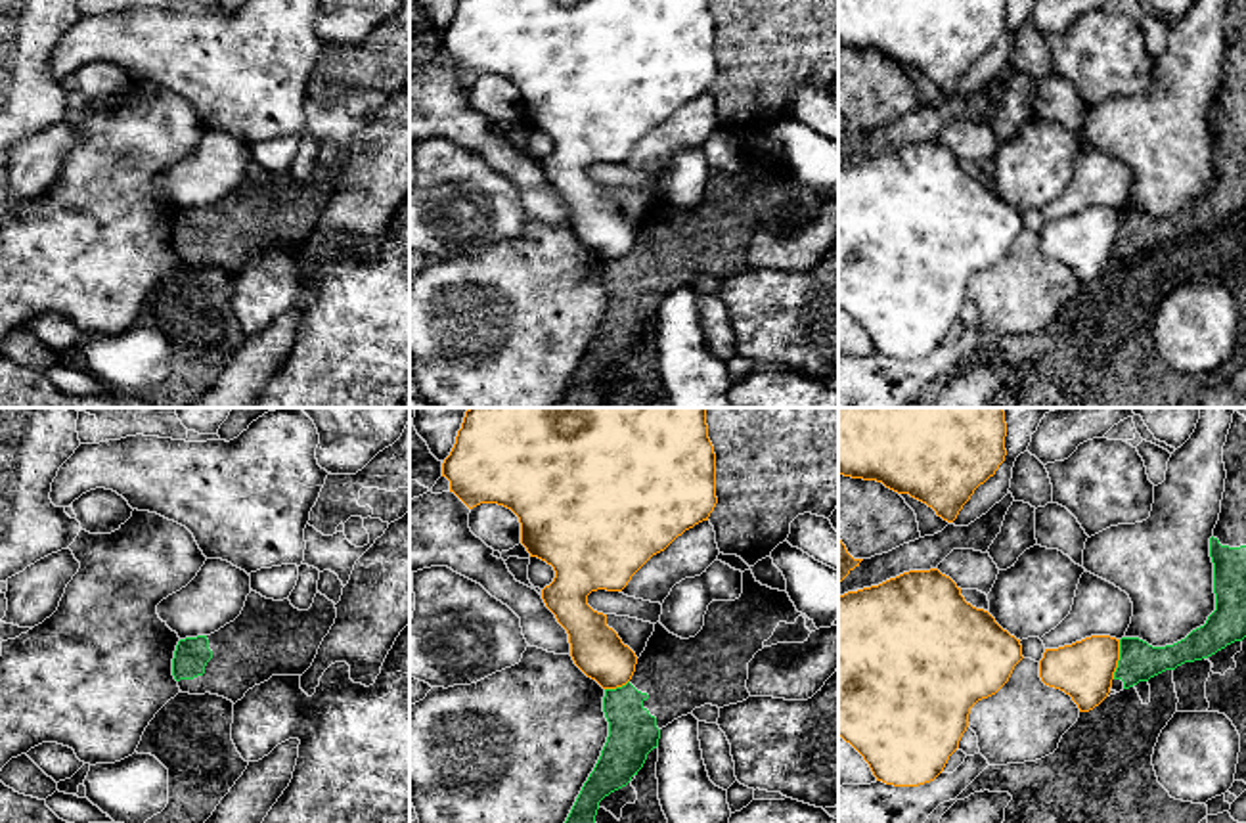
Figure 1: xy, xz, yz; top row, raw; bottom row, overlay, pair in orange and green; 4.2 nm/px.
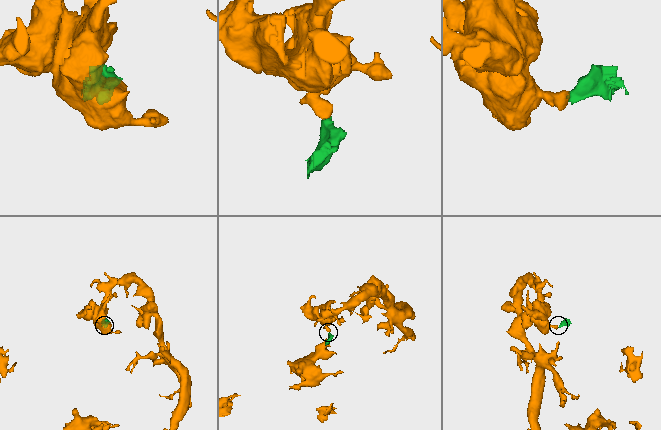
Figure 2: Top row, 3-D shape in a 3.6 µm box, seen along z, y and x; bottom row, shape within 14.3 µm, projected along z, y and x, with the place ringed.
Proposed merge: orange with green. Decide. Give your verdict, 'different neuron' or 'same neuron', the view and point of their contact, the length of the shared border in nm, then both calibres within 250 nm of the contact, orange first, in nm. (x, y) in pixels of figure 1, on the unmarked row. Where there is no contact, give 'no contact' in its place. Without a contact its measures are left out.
different neuron; contact yz (1118, 230); length 170 nm; calibres 240 and 160 nm

